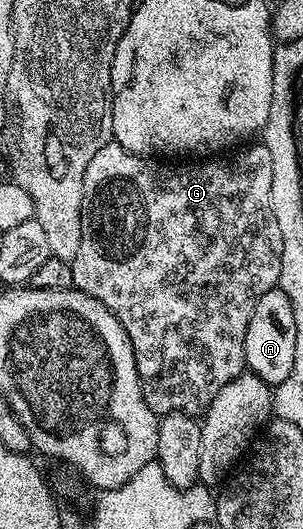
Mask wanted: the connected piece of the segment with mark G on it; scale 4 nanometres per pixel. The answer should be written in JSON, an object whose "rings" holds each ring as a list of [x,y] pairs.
{"rings":[[[108,142],[87,164],[84,180],[85,204],[81,224],[81,243],[77,257],[73,259],[73,286],[84,290],[93,298],[98,298],[123,324],[133,345],[133,355],[137,361],[137,371],[141,377],[143,400],[155,415],[162,416],[173,411],[197,416],[208,410],[211,400],[231,380],[238,378],[246,369],[245,337],[255,312],[255,304],[263,292],[274,289],[281,280],[281,257],[283,256],[283,236],[279,236],[279,220],[271,208],[271,152],[264,144],[246,145],[246,150],[238,149],[228,156],[213,156],[208,160],[189,160],[186,166],[164,166],[164,161],[149,156],[132,154],[117,142]]]}

